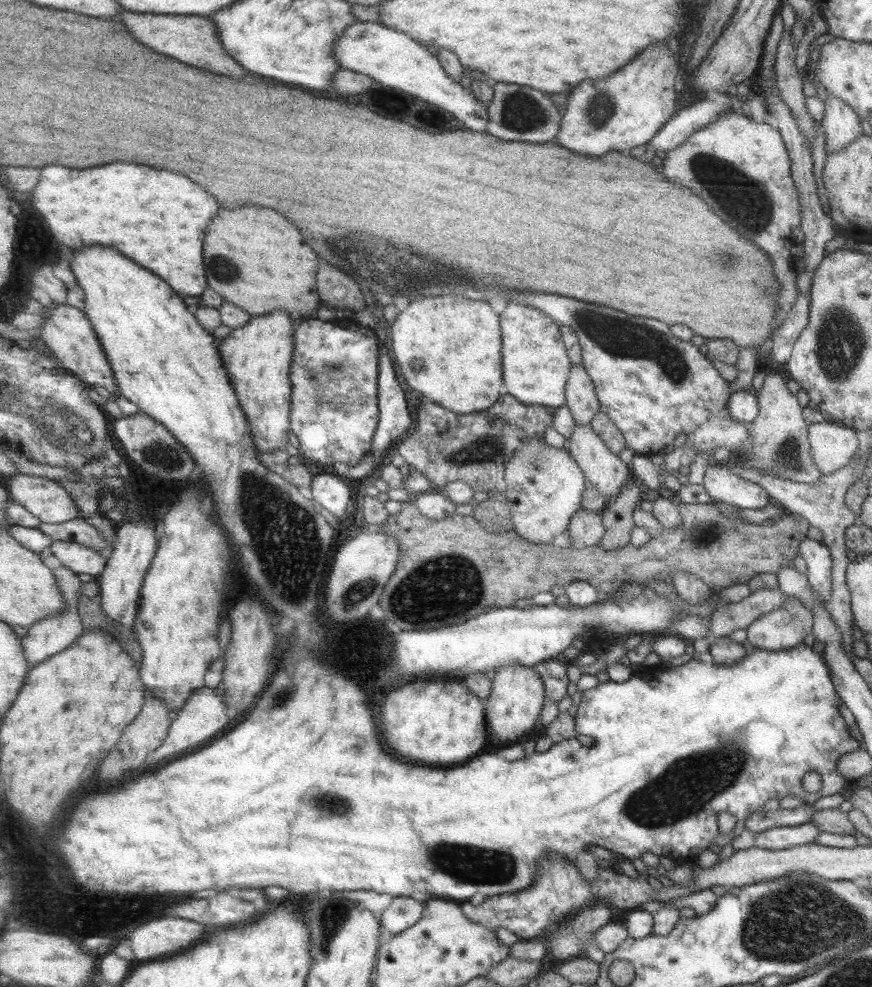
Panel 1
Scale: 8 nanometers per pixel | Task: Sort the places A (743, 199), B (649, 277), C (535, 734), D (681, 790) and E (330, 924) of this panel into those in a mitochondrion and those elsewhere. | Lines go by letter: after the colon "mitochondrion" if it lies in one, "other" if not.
A: mitochondrion
B: other
C: other
D: mitochondrion
E: mitochondrion

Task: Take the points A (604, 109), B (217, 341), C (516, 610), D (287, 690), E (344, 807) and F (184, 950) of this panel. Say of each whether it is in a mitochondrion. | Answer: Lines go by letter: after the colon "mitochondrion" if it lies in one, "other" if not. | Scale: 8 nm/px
A: mitochondrion
B: other
C: other
D: mitochondrion
E: mitochondrion
F: other

